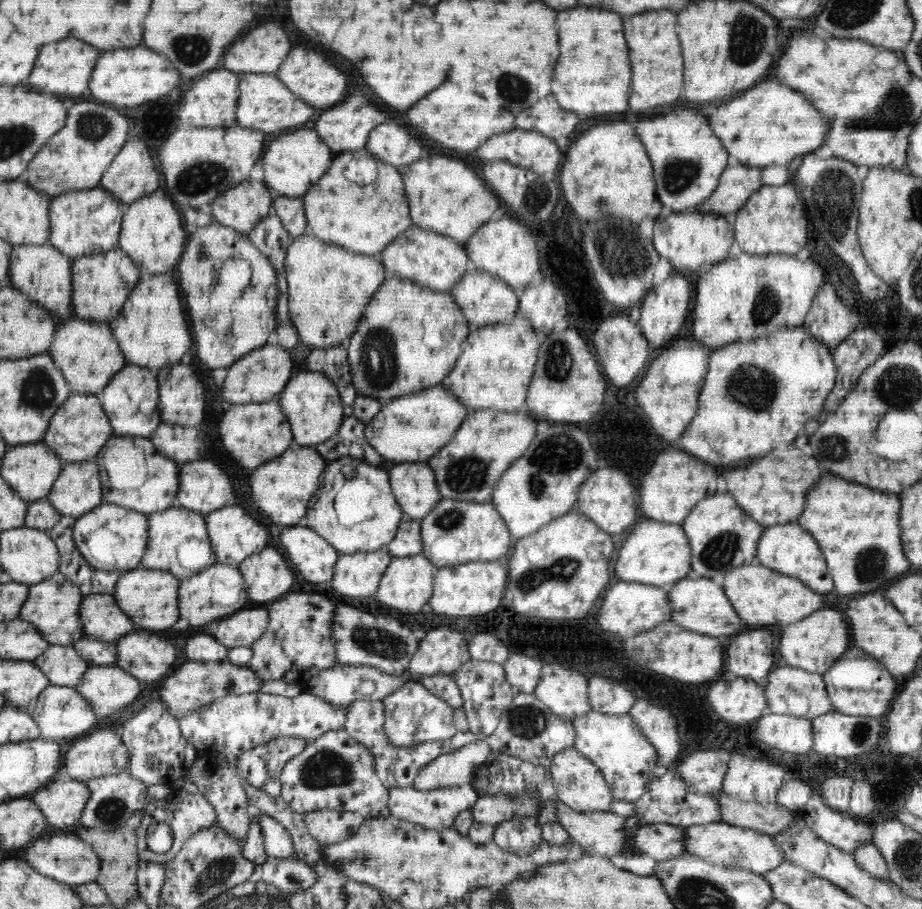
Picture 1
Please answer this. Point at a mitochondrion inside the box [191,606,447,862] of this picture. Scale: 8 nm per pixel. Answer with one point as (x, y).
(380, 638)

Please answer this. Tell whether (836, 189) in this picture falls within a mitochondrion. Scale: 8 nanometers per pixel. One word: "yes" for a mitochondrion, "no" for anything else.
yes

